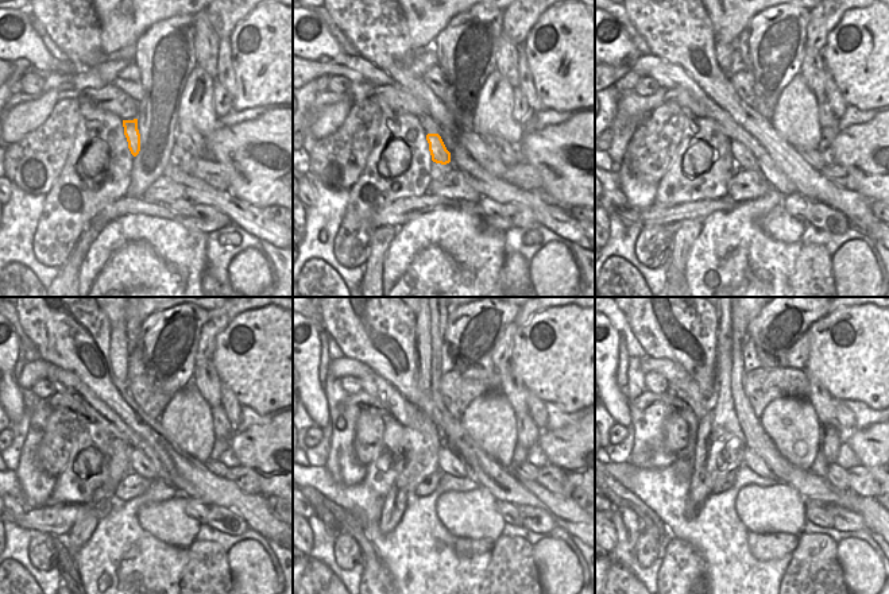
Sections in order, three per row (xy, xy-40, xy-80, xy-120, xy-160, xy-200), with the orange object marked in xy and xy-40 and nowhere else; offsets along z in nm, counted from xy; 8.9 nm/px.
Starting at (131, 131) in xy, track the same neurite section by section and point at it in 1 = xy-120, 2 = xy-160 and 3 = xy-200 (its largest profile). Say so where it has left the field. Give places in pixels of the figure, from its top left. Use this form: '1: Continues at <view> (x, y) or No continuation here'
1: Continues at xy-120 (140, 463)
2: Continues at xy-160 (448, 462)
3: Continues at xy-200 (750, 459).

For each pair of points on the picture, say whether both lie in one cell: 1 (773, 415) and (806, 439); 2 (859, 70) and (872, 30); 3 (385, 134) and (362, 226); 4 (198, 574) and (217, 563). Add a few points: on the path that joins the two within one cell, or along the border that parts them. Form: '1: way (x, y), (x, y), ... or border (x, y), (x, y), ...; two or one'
1: way (781, 419), (787, 420), (797, 431); one
2: way (869, 61), (874, 56), (874, 39); one
3: way (377, 157), (378, 191), (373, 203); one
4: way (203, 574), (213, 566); one

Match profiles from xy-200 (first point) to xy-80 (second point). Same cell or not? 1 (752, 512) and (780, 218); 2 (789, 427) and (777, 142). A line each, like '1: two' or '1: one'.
1: one
2: two

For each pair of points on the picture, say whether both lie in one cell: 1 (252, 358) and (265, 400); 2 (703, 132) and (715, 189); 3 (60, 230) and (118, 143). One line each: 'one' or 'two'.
1: one
2: one
3: one

